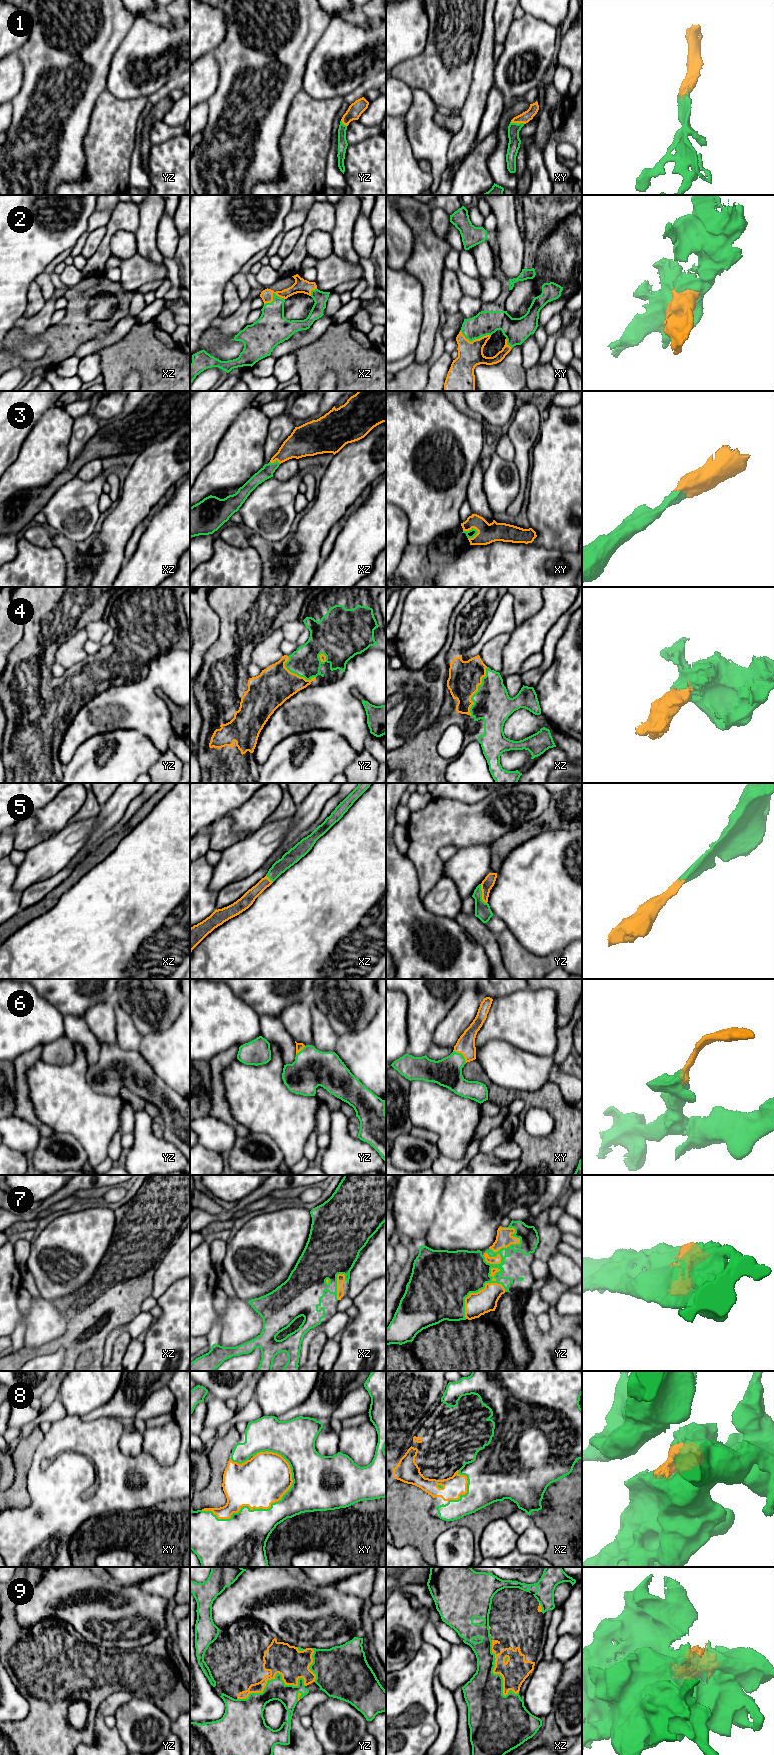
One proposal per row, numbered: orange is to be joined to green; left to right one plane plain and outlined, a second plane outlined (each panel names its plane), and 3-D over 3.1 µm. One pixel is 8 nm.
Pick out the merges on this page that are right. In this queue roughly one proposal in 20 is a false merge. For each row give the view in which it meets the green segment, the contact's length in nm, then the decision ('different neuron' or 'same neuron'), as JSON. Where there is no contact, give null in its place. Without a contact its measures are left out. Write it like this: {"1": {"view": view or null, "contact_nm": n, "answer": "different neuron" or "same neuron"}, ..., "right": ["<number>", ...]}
{"1": {"view": "xy", "contact_nm": 120, "answer": "same neuron"}, "2": {"view": "xy", "contact_nm": 260, "answer": "same neuron"}, "3": {"view": "xy", "contact_nm": 130, "answer": "same neuron"}, "4": {"view": "xz", "contact_nm": 420, "answer": "same neuron"}, "5": {"view": "yz", "contact_nm": 170, "answer": "same neuron"}, "6": {"view": "xy", "contact_nm": 150, "answer": "same neuron"}, "7": {"view": "yz", "contact_nm": 360, "answer": "same neuron"}, "8": {"view": "xy", "contact_nm": 800, "answer": "same neuron"}, "9": {"view": "yz", "contact_nm": 550, "answer": "same neuron"}, "right": ["1", "2", "3", "4", "5", "6", "7", "8", "9"]}

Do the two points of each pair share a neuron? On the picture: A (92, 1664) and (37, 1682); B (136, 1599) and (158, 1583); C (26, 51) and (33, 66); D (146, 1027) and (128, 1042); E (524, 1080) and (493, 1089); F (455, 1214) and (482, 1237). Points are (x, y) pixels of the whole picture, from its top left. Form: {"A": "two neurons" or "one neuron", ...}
{"A": "one neuron", "B": "two neurons", "C": "one neuron", "D": "two neurons", "E": "two neurons", "F": "one neuron"}

